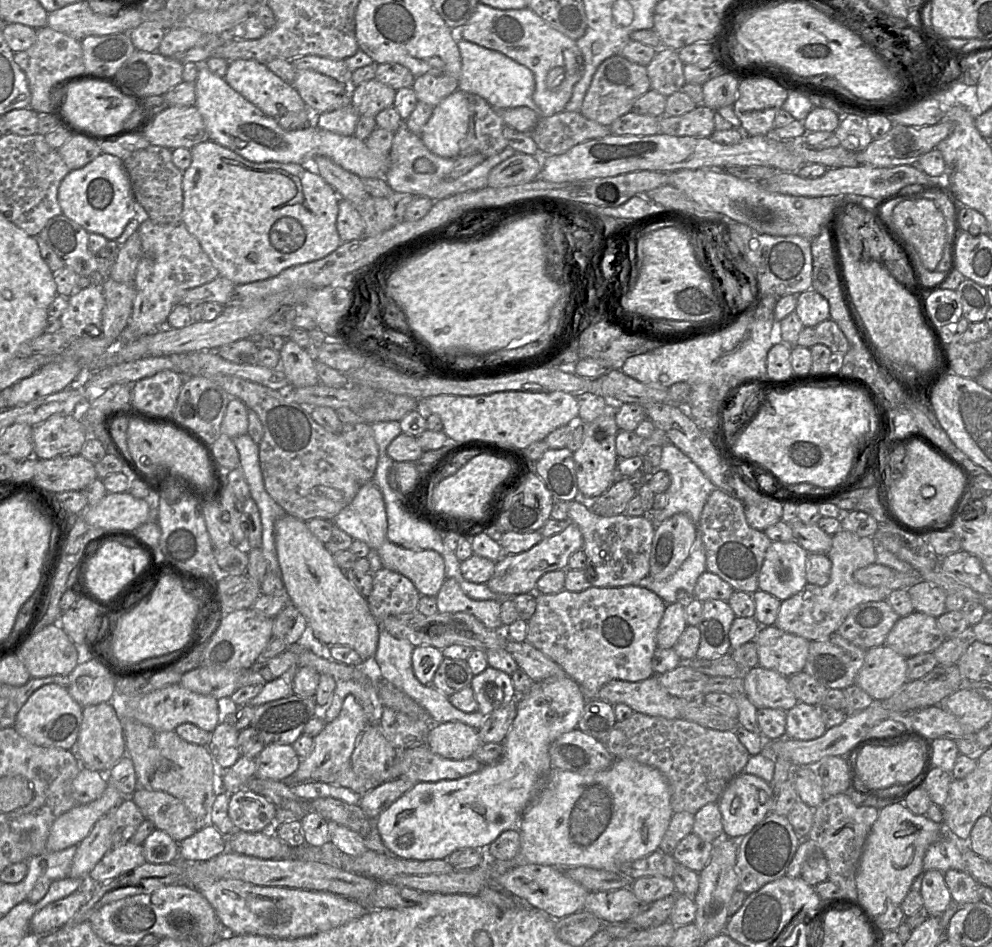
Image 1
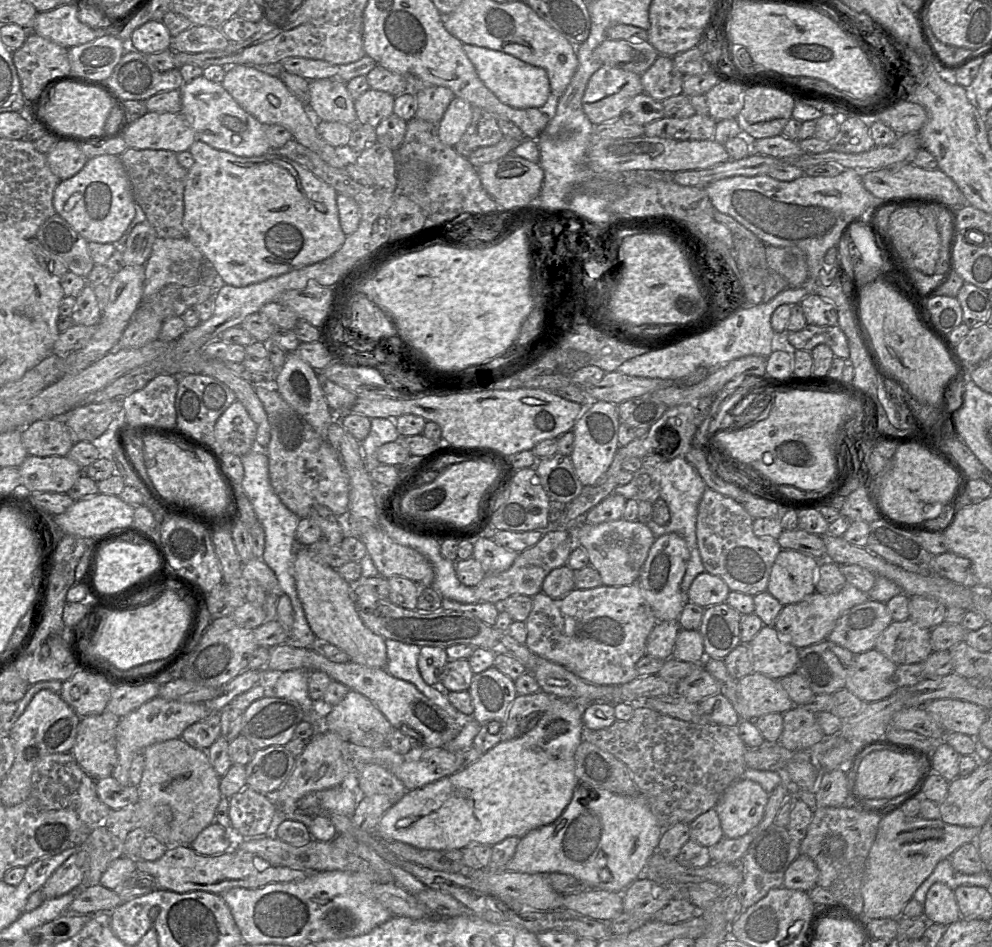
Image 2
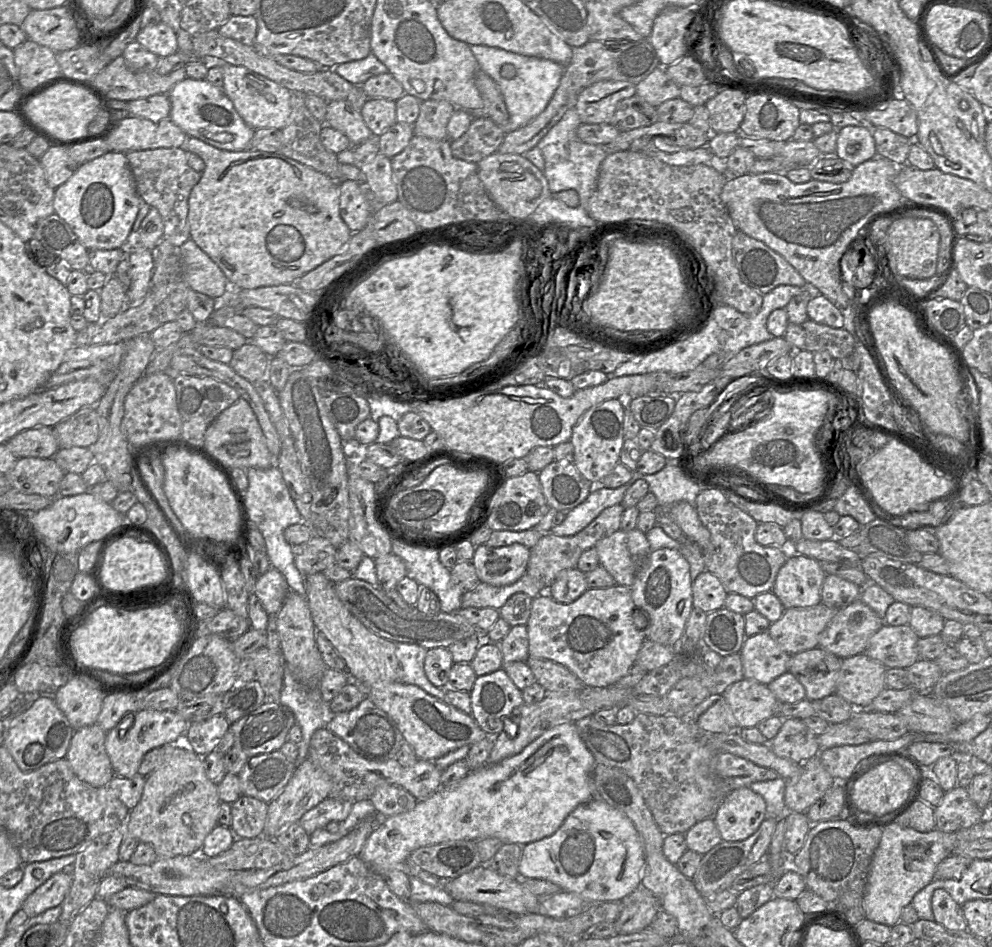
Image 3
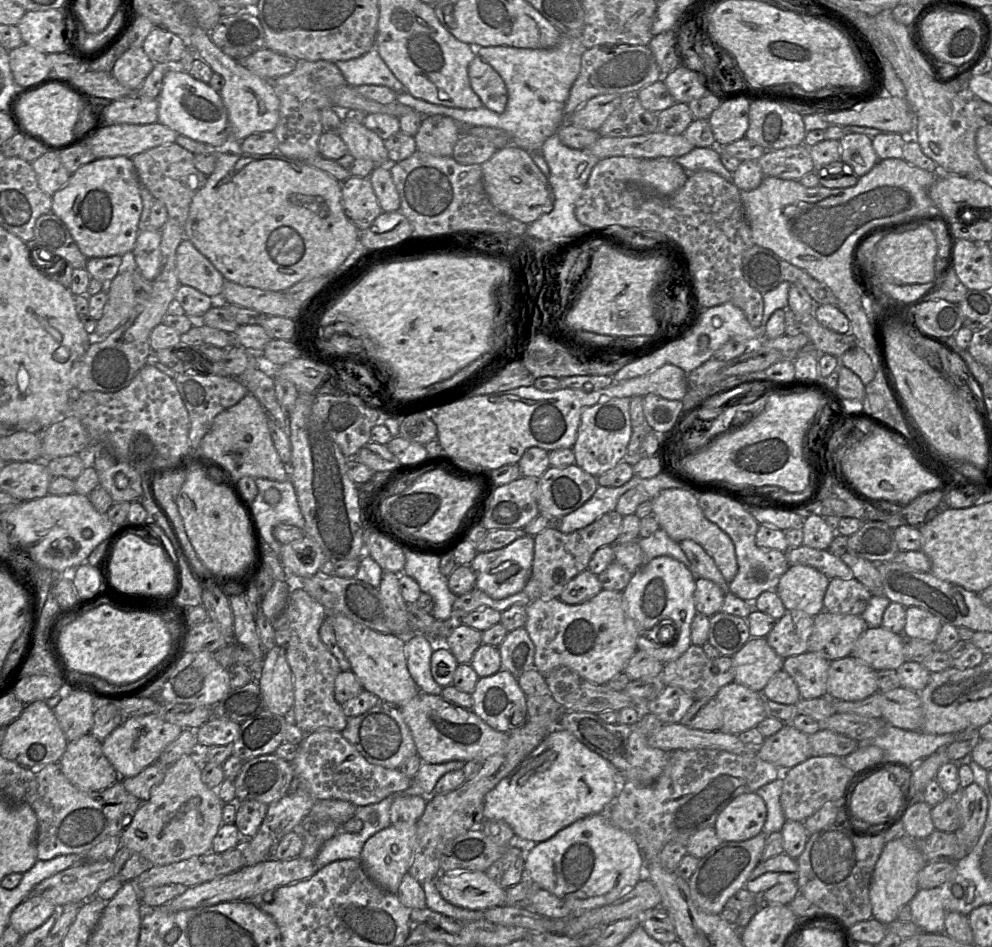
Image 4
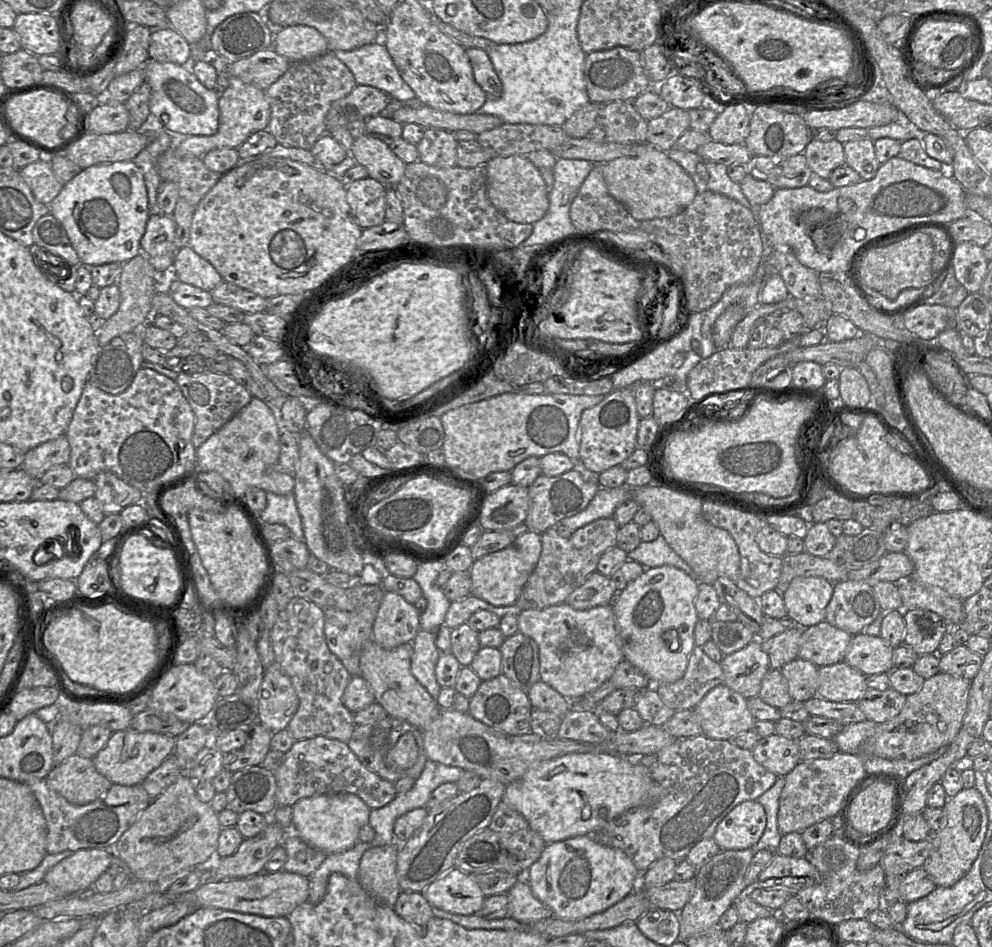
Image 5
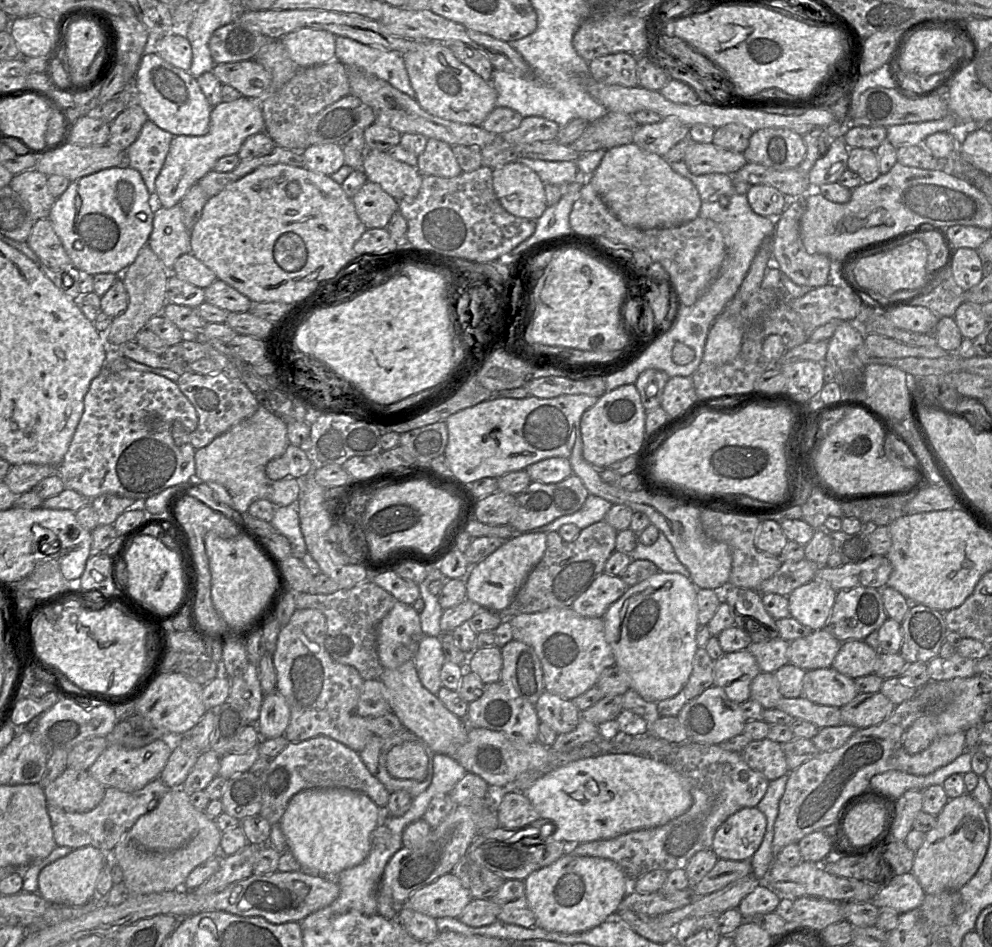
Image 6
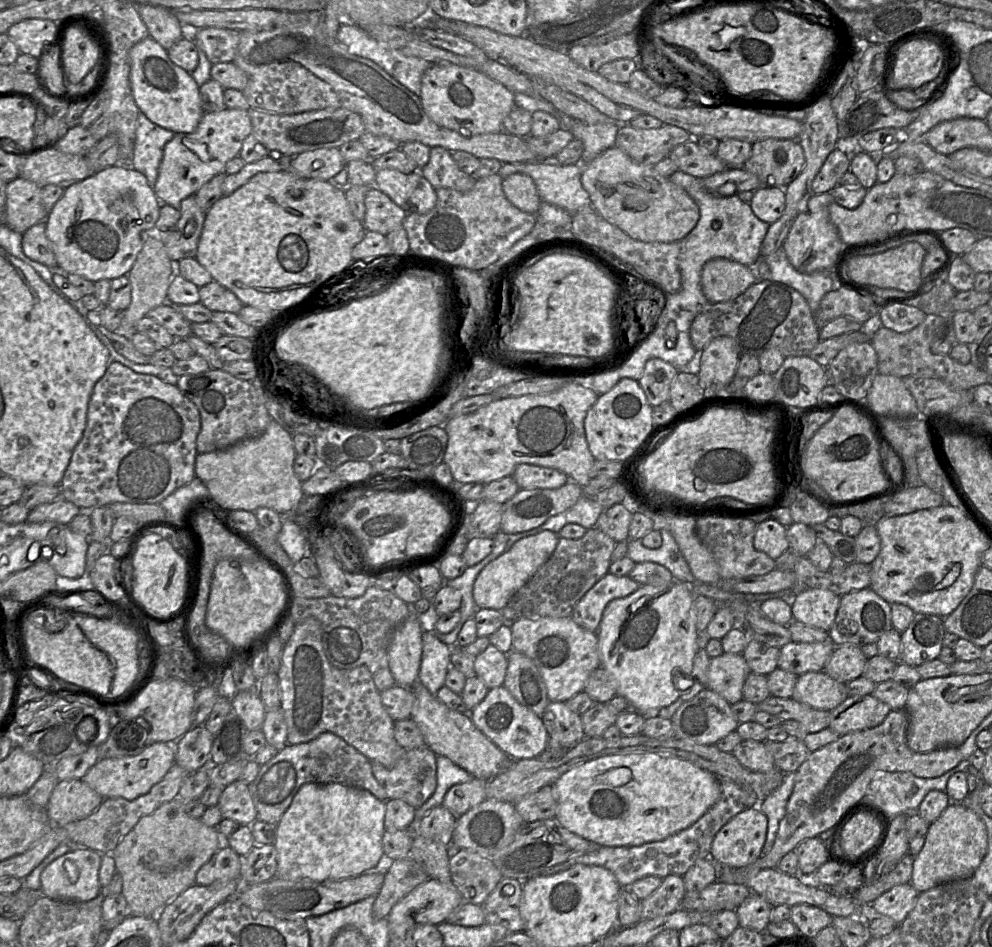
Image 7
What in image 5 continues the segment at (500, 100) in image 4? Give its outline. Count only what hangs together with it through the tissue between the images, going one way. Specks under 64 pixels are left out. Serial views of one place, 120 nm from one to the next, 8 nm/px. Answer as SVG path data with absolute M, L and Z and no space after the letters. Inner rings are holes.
M467 48L467 57L472 66L475 81L486 93L487 99L498 99L502 95L502 83L487 55L478 48Z

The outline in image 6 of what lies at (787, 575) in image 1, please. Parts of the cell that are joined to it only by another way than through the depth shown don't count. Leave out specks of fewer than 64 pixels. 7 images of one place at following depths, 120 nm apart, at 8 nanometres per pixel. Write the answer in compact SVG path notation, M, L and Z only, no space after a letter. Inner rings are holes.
M820 579L809 581L787 596L790 616L812 630L824 628L837 592L826 581Z

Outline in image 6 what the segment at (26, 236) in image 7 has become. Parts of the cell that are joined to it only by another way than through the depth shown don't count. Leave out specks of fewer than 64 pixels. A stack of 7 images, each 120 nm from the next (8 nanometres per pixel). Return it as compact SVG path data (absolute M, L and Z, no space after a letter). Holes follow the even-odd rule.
M48 218L39 219L34 223L27 243L42 264L52 268L73 267Z

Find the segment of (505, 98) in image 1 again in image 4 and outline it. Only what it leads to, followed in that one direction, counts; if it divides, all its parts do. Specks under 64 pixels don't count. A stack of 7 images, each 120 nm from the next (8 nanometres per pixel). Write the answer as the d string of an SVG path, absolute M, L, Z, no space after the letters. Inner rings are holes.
M562 36L558 46L552 49L469 45L503 79L507 88L507 105L503 113L498 114L485 106L461 109L432 104L406 91L397 93L396 101L422 116L439 114L451 117L461 127L486 126L505 130L511 136L512 145L528 152L540 152L544 142L566 122L565 104L581 69L582 53L586 50L580 47L580 38Z

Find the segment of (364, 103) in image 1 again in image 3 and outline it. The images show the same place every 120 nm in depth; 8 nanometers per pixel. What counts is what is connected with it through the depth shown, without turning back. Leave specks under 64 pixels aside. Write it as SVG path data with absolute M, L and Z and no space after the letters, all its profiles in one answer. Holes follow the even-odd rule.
M368 98L361 114L366 126L374 136L380 136L397 122L396 101L382 98Z

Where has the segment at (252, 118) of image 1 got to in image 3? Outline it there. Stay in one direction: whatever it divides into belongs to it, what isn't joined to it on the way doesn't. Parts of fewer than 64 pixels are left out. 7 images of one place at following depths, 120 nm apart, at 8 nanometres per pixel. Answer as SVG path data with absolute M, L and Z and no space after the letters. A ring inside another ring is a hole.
M186 77L172 87L168 96L171 102L169 118L188 137L197 138L227 151L251 149L251 140L255 130L243 121L222 87L217 87L206 79L195 80Z

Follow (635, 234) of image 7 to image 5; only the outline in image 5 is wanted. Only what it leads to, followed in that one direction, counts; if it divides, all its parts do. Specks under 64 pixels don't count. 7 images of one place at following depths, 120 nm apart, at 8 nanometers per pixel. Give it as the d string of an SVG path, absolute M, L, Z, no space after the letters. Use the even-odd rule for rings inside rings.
M645 142L639 154L603 163L603 176L609 193L637 220L671 217L683 211L697 195L691 176L667 152Z

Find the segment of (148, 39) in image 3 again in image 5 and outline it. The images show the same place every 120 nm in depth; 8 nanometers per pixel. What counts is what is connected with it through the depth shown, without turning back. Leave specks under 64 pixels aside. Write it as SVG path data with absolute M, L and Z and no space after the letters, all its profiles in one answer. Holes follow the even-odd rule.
M170 26L151 32L148 47L150 60L185 65L190 57L190 44Z

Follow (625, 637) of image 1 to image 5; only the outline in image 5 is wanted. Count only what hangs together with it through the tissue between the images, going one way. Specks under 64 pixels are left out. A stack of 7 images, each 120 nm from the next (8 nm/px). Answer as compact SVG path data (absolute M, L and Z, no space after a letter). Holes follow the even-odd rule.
M565 602L541 610L522 610L517 619L518 631L532 638L539 647L541 680L567 699L579 699L597 689L610 680L619 663L625 659L612 604L576 610Z

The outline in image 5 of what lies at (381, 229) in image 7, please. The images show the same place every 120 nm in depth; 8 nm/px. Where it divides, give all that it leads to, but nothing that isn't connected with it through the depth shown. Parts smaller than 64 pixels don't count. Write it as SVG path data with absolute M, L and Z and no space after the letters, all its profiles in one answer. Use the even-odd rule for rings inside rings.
M366 177L346 186L346 200L359 226L370 228L385 221L386 187Z

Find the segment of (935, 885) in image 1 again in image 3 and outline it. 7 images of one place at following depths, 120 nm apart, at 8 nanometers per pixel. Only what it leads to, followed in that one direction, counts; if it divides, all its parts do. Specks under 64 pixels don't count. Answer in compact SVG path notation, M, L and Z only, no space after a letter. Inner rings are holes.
M936 889L931 898L934 921L951 930L967 930L962 907L944 889Z

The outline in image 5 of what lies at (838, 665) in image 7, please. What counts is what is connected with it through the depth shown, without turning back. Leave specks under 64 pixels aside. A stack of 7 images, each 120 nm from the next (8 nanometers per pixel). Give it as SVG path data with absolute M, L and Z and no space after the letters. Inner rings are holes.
M861 632L853 636L843 661L863 675L890 673L894 648L880 636Z

